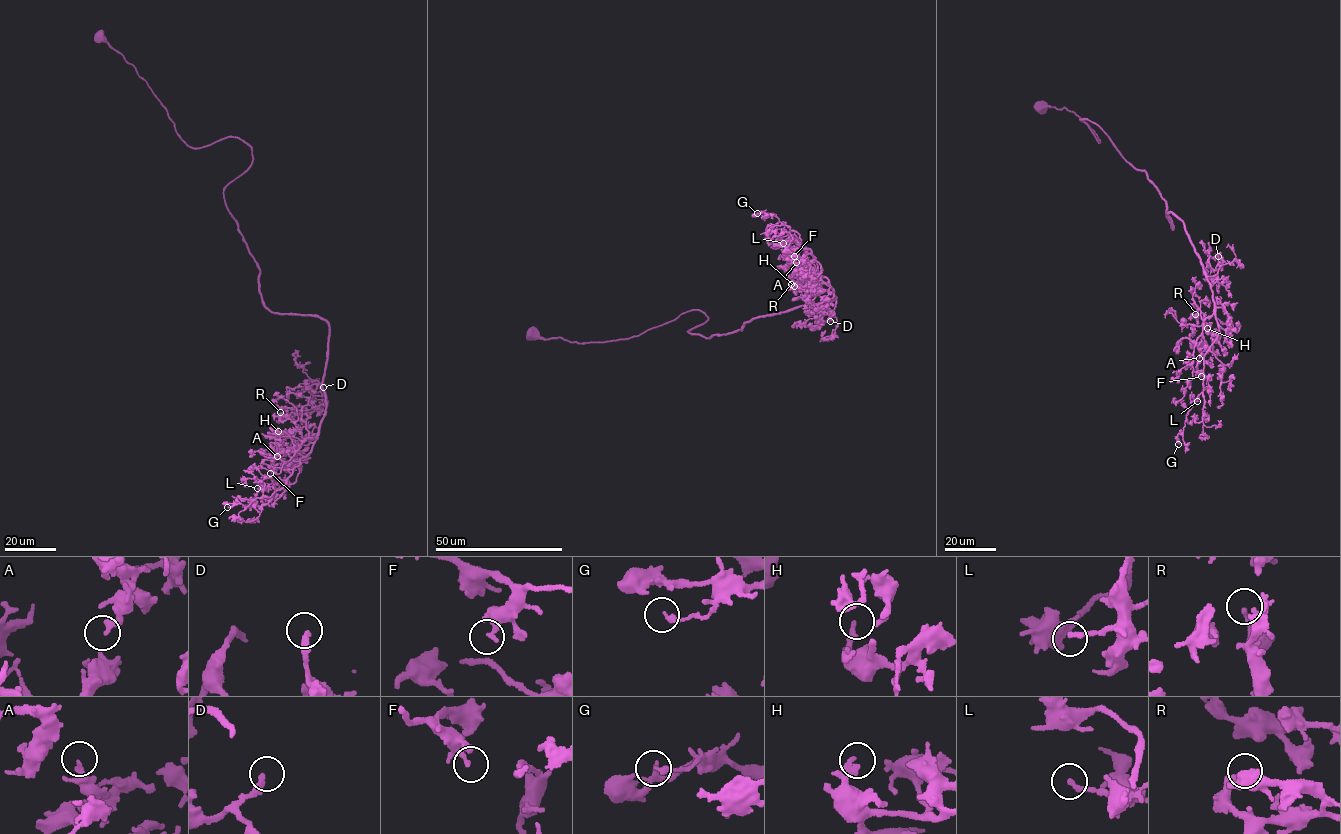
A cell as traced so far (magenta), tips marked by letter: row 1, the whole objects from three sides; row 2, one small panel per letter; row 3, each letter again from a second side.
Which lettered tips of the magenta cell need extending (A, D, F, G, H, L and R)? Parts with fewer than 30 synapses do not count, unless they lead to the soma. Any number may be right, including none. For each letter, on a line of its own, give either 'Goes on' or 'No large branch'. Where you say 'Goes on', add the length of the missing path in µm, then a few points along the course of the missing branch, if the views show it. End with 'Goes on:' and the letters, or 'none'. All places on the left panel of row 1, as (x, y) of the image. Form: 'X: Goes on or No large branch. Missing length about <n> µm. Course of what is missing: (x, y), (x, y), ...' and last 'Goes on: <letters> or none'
A: No large branch
D: No large branch
F: No large branch
G: No large branch
H: No large branch
L: No large branch
R: No large branch
Goes on: none

